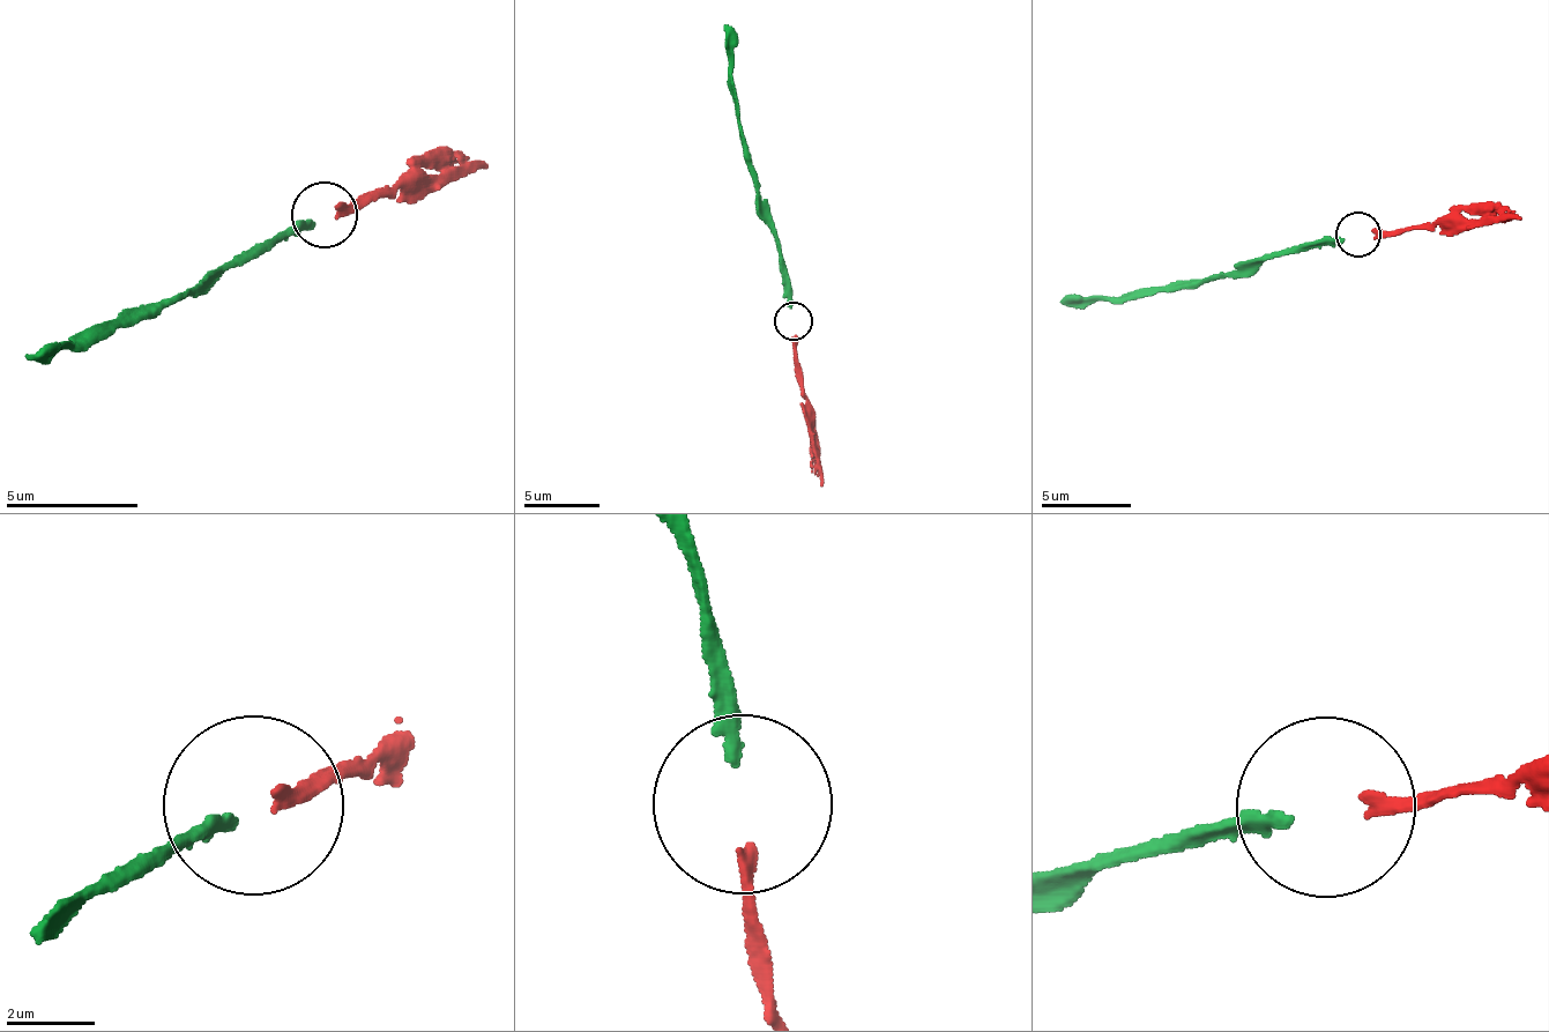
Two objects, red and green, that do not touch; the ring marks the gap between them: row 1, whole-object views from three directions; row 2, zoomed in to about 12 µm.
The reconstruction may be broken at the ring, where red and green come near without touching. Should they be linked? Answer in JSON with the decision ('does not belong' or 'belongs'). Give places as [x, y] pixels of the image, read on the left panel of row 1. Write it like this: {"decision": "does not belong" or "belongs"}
{"decision": "belongs"}

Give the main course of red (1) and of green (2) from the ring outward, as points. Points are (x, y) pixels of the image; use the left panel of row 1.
1: (336, 215), (489, 162)
2: (317, 223), (275, 235), (132, 317), (90, 327), (84, 342), (41, 347), (23, 354)

